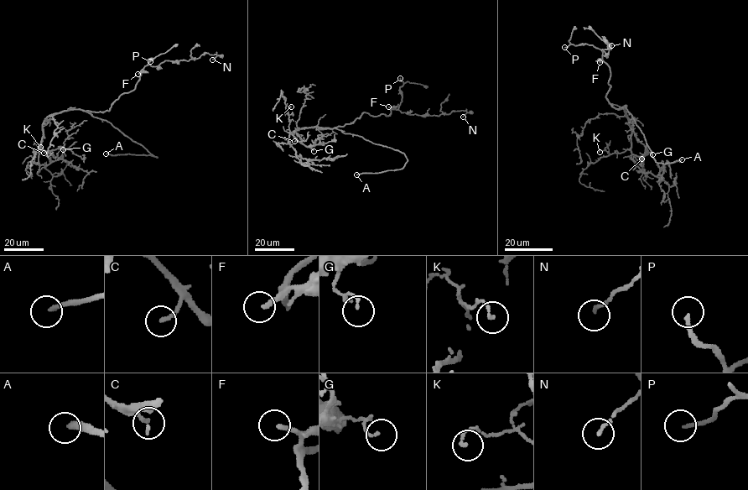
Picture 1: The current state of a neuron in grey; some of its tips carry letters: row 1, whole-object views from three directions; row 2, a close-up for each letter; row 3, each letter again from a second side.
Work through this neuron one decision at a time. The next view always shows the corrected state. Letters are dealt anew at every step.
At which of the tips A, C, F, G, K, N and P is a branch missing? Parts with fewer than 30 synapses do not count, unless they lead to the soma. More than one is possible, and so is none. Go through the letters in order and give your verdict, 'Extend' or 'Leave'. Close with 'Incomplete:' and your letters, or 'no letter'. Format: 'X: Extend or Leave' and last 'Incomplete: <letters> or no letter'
A: Extend
C: Leave
F: Extend
G: Leave
K: Leave
N: Leave
P: Extend
Incomplete: A, F, P

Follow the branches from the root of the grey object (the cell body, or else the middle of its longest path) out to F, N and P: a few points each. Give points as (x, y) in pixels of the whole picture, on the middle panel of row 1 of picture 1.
F: (335, 128), (352, 123), (364, 112), (374, 116), (389, 116), (391, 108), (388, 106)
N: (335, 128), (352, 123), (364, 112), (389, 116), (391, 109), (423, 117), (465, 110), (463, 117)
P: (335, 128), (352, 123), (364, 112), (389, 116), (402, 101), (400, 78)

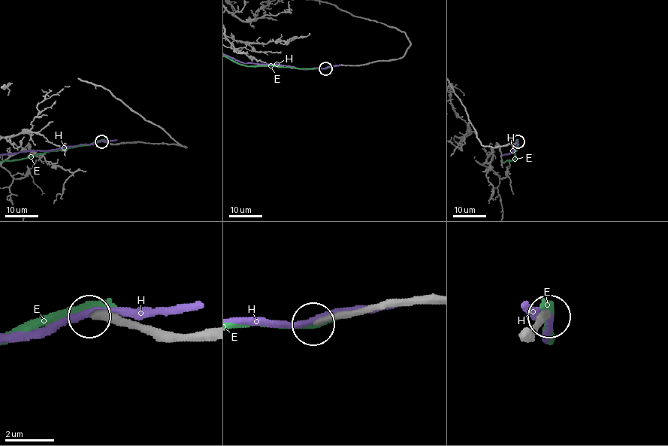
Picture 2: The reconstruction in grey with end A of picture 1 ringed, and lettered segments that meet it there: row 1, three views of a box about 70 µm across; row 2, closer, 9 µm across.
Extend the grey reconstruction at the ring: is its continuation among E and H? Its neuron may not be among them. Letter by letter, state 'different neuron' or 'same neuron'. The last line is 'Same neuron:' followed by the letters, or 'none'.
E: different neuron
H: different neuron
Same neuron: none

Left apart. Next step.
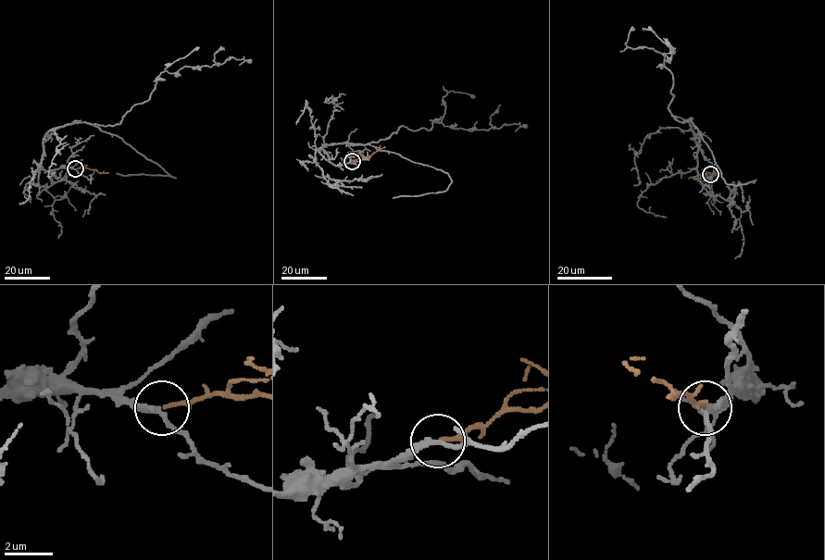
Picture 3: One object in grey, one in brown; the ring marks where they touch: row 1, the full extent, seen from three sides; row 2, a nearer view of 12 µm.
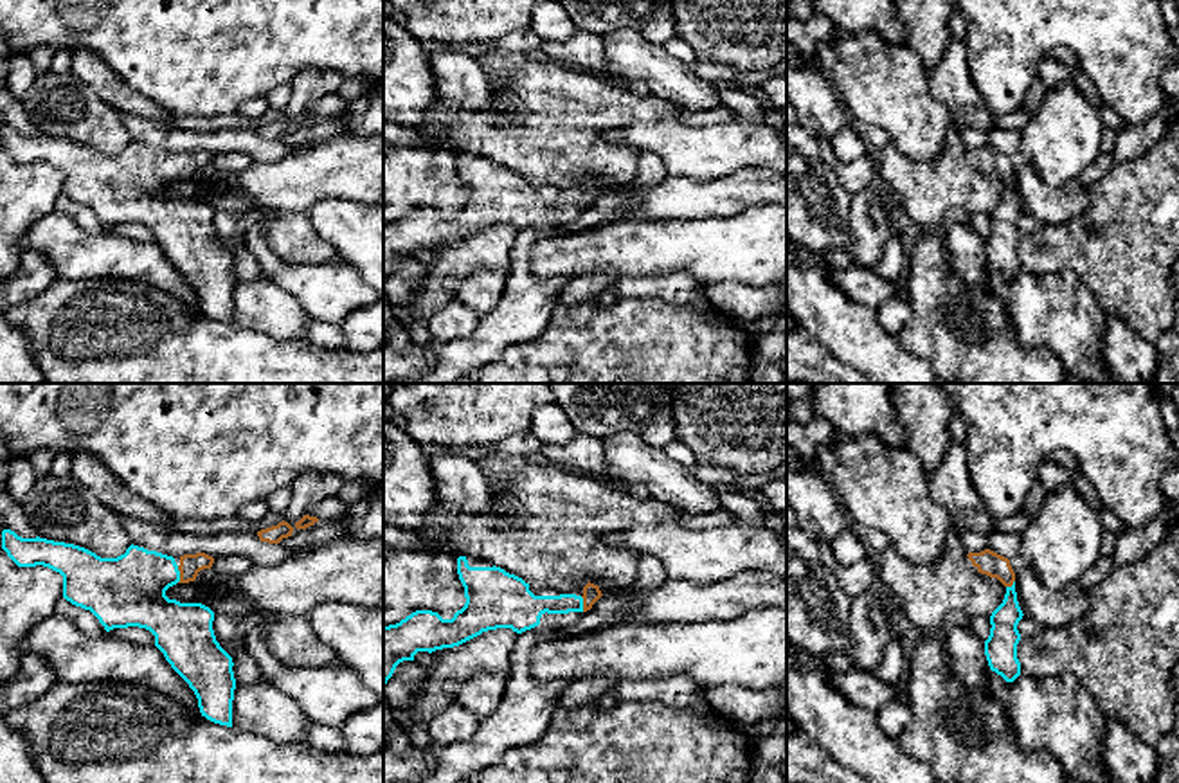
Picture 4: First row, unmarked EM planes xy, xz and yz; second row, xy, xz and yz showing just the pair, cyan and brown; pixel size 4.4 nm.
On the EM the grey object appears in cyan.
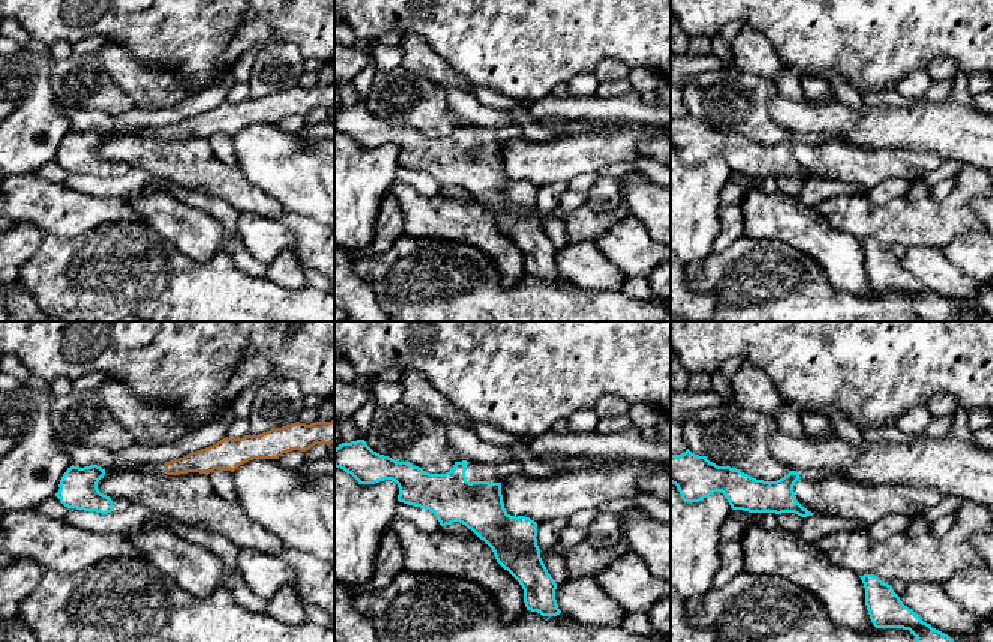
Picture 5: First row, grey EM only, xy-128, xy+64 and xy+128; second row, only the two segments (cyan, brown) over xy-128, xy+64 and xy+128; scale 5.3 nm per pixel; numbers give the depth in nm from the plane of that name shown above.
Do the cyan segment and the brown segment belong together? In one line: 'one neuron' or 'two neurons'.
one neuron

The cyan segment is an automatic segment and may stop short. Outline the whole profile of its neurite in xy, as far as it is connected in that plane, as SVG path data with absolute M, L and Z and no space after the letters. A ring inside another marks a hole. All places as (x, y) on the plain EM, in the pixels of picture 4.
M11 126L2 128L2 146L18 164L43 162L59 169L63 173L63 194L90 207L106 229L128 223L149 227L155 232L155 243L194 288L202 313L232 324L234 259L216 238L212 227L214 209L202 200L180 200L166 193L169 184L194 178L200 167L211 166L212 153L205 149L184 151L176 160L173 153L131 140L117 155L101 155L74 140L40 133L22 135Z

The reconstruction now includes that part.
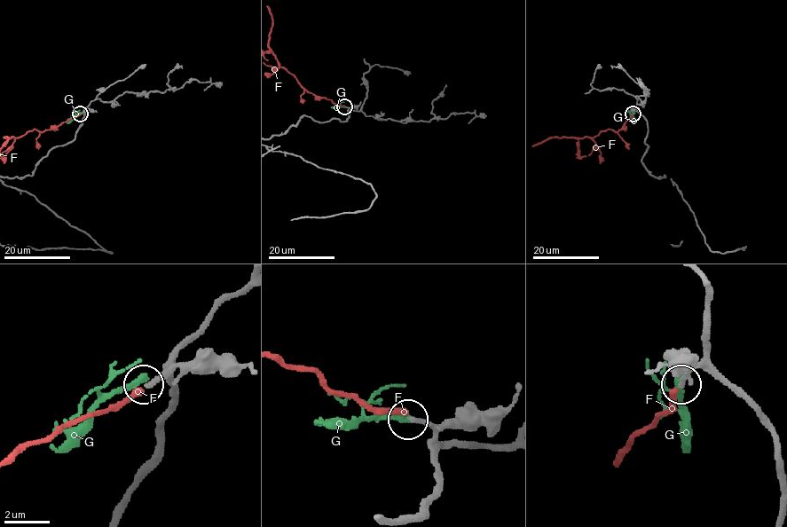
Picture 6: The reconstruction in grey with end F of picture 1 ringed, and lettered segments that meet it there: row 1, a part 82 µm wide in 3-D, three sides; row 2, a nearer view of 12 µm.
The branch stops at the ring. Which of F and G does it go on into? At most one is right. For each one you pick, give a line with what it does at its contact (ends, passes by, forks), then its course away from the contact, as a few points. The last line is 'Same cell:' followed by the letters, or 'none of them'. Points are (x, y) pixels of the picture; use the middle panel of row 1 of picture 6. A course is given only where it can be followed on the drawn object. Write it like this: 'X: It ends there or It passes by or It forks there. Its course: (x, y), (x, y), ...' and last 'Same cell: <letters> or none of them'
Same cell: none of them

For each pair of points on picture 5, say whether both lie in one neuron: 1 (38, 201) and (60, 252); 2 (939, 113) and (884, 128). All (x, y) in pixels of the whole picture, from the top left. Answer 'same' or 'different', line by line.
1: different
2: same

